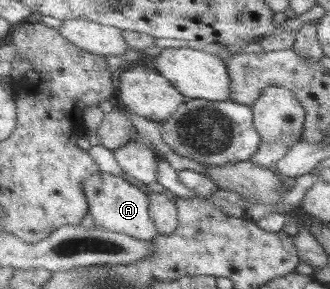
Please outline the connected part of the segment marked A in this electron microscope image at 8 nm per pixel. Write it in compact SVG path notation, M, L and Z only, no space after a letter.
M103 170L88 178L85 185L89 198L89 211L95 218L96 227L116 231L143 240L154 240L160 234L156 220L153 219L151 198L135 185L126 181L124 177L117 177Z

